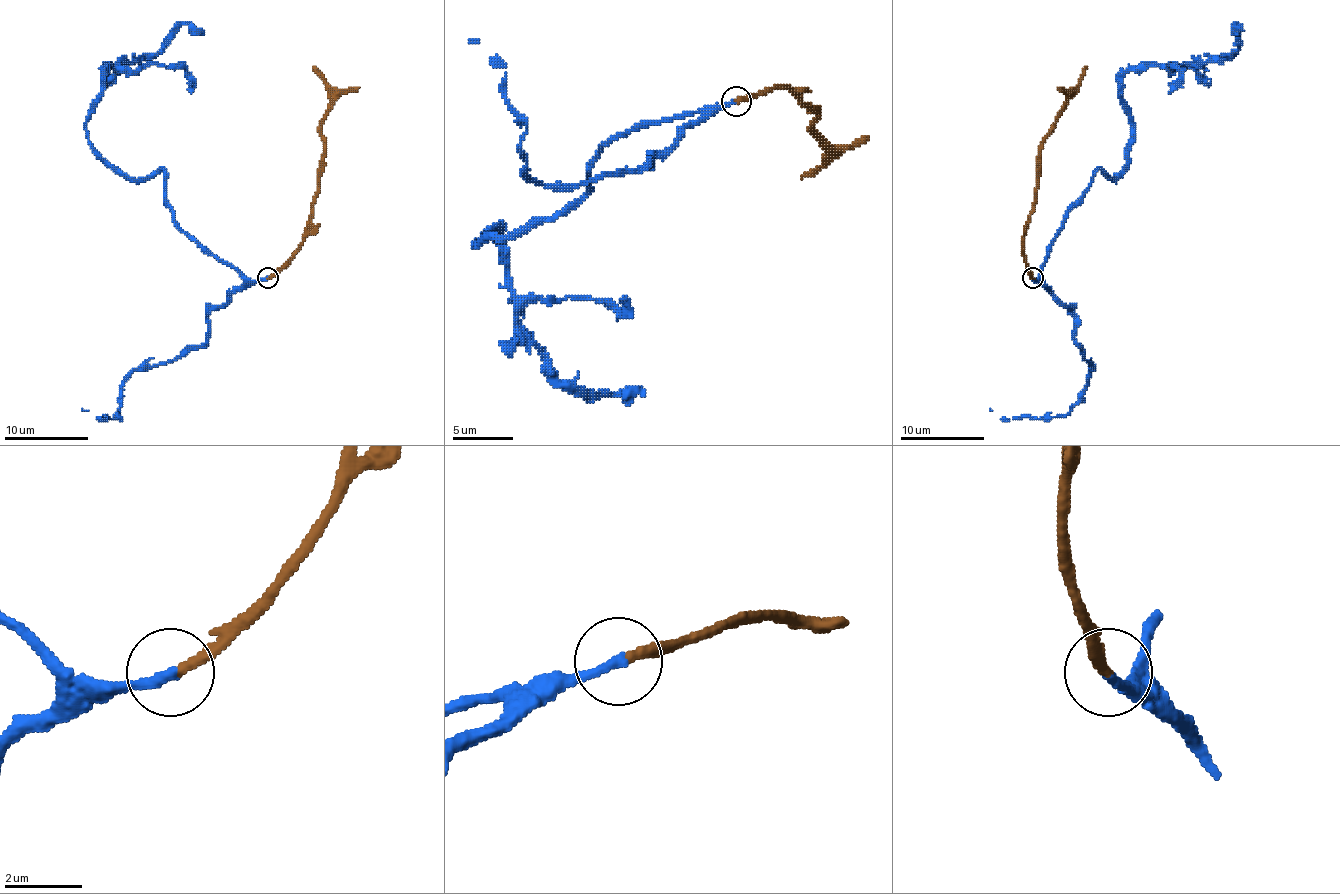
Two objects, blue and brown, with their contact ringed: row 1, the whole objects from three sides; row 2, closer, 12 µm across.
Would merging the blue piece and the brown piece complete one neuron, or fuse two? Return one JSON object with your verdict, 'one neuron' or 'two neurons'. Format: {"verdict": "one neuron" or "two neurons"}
{"verdict": "one neuron"}

